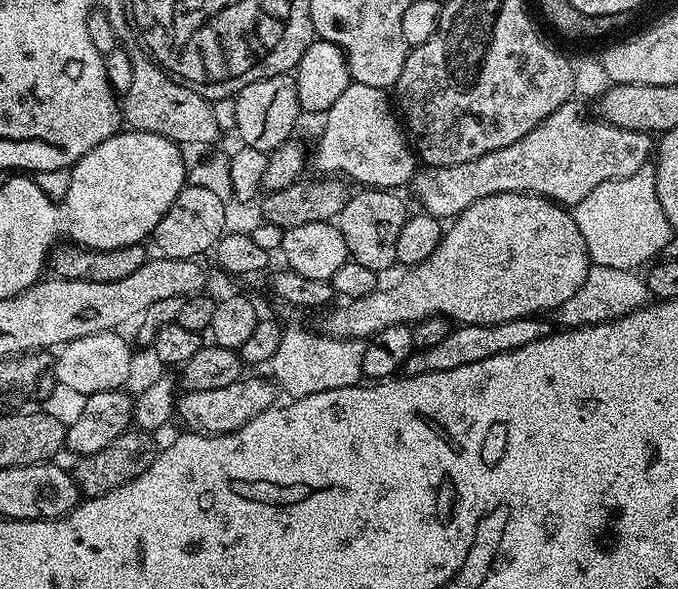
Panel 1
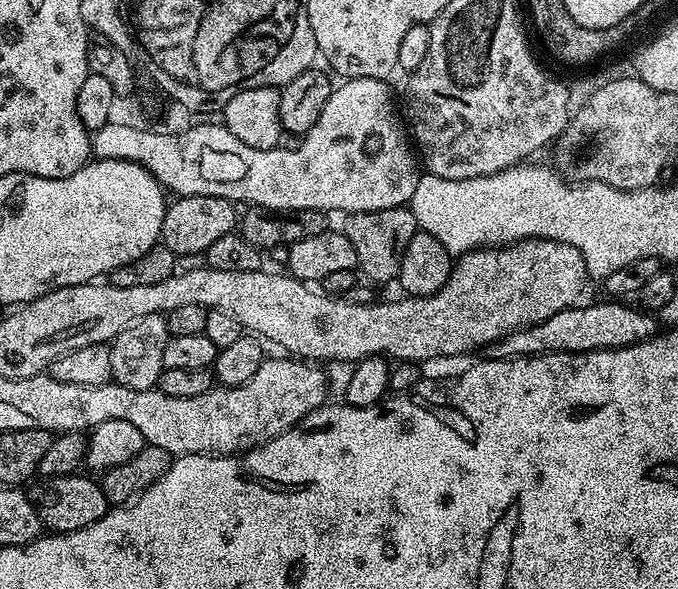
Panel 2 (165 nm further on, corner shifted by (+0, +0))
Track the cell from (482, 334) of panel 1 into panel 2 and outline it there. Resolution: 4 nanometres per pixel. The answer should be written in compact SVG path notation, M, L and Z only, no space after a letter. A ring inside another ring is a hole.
M605 299L605 304L581 303L574 308L558 310L546 322L531 324L525 328L514 330L488 345L486 356L489 360L511 360L518 356L545 356L551 352L597 352L598 350L614 350L622 346L634 346L638 342L648 340L657 335L658 320L655 315L631 308L628 302L617 302Z

